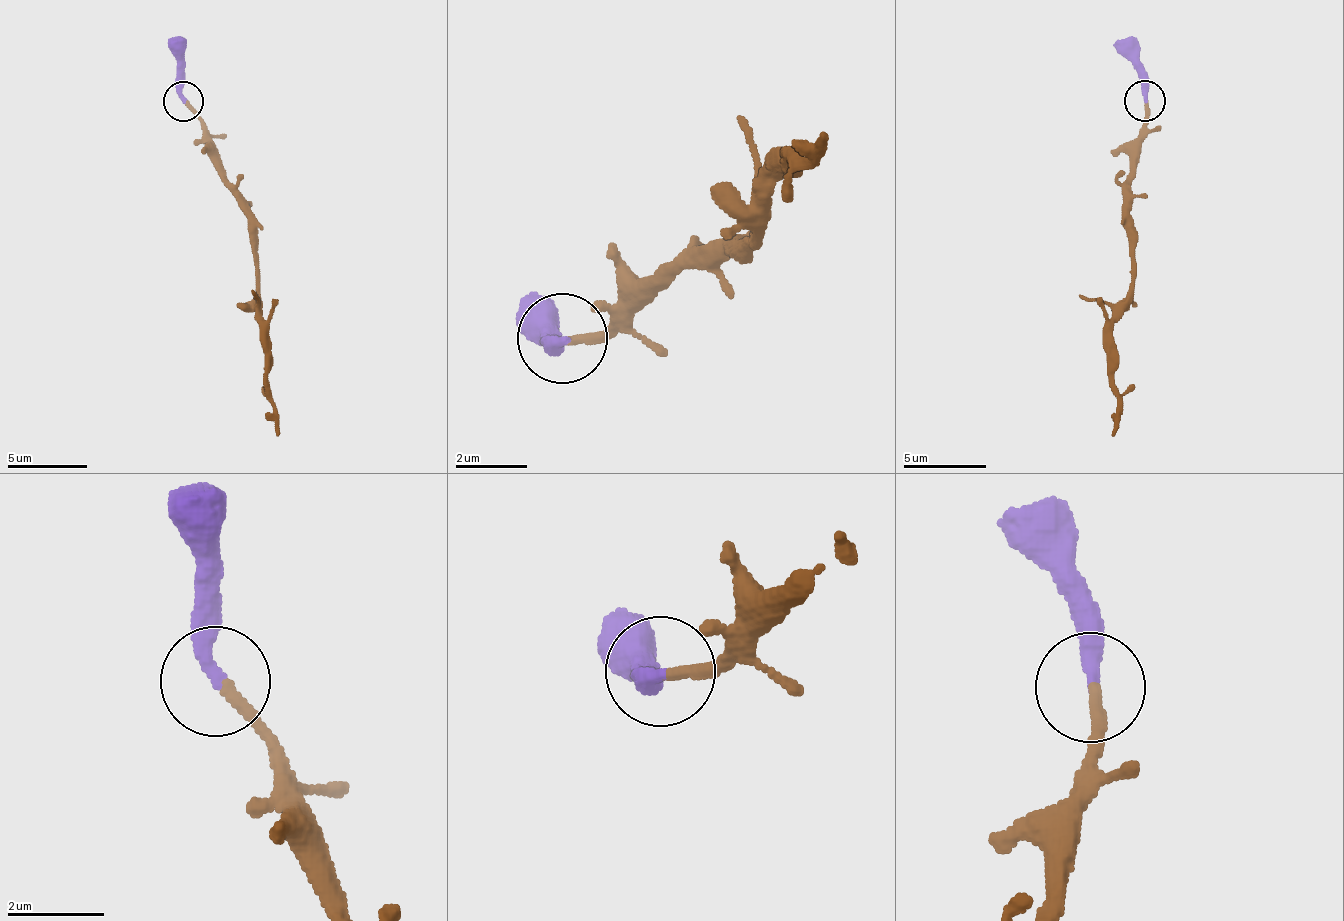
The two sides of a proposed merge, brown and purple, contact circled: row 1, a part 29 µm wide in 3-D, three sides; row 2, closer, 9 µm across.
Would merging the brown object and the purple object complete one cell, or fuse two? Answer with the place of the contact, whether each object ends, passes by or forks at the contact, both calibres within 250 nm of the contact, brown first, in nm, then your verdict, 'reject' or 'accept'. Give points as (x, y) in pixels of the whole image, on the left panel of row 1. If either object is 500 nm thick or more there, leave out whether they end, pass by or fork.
(183, 101) | brown ends | purple ends | 240/320 nm | accept

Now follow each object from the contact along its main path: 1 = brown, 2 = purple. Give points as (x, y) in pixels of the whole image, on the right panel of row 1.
1: (1145, 99), (1143, 137), (1128, 186), (1130, 308), (1110, 335), (1110, 392), (1119, 399), (1111, 434)
2: (1145, 99), (1145, 67), (1120, 39)

